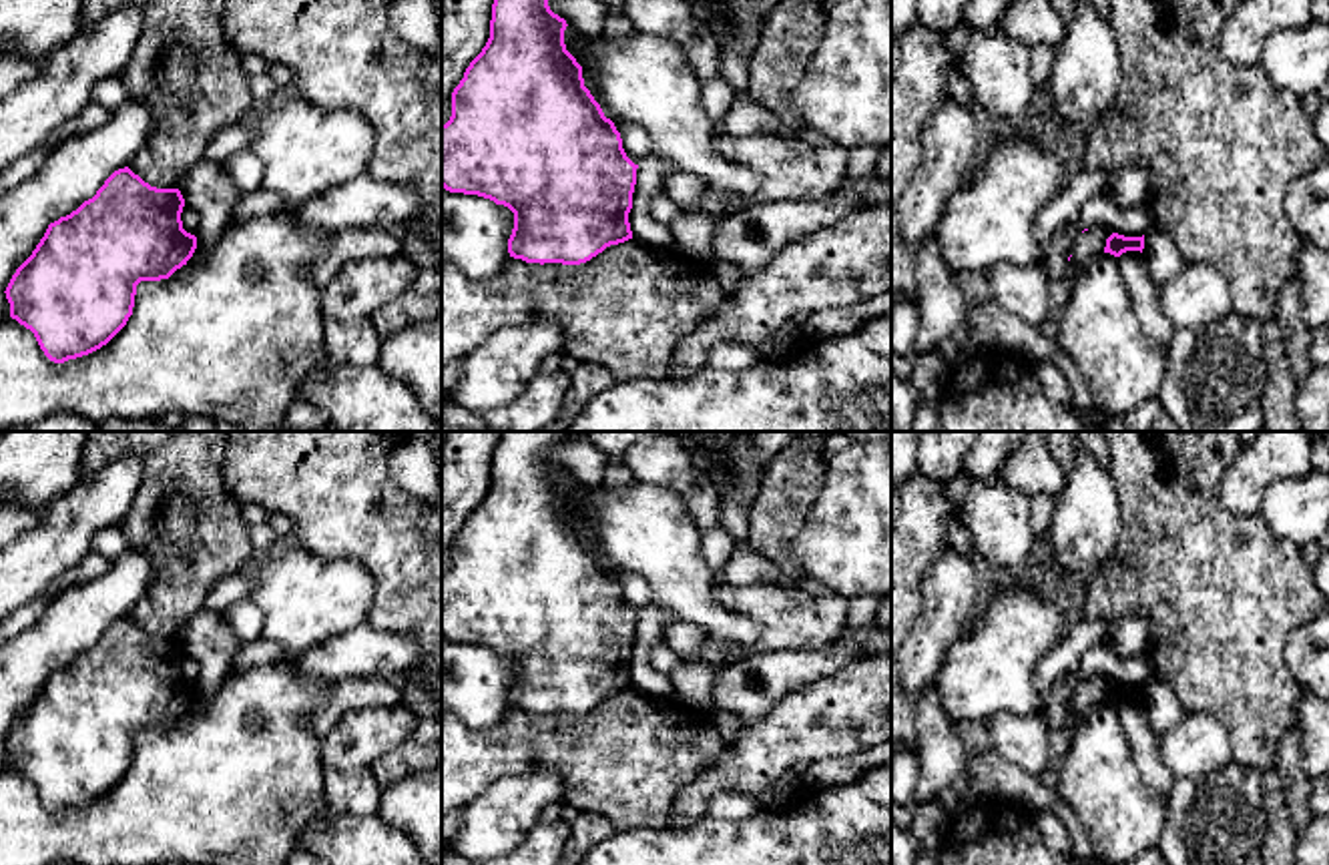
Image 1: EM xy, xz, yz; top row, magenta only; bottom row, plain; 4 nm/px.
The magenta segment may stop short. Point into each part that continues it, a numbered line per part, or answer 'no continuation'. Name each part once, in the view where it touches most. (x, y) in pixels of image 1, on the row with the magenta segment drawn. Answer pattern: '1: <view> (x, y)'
no continuation

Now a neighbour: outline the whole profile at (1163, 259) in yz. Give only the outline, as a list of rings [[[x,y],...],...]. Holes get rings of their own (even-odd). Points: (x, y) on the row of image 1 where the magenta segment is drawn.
[[[1158,227],[1144,235],[1144,263],[1156,283],[1164,283],[1186,267],[1172,239]]]

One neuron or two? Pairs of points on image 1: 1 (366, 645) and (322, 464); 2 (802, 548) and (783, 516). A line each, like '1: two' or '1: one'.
1: two
2: two

